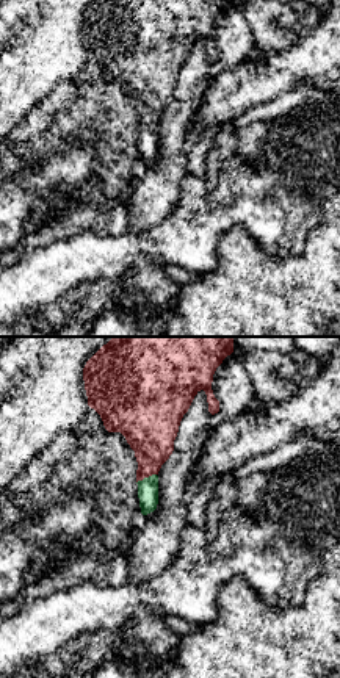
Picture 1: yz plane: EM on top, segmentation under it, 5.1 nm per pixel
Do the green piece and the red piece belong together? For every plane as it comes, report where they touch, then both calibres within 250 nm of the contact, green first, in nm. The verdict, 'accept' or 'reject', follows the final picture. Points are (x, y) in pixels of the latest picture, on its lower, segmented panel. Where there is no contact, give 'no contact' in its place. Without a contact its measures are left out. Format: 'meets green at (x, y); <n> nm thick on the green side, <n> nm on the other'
meets green at (146, 478); 110 nm thick on the green side, 260 nm on the other

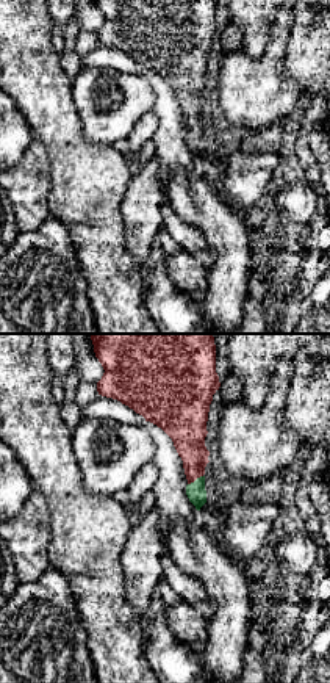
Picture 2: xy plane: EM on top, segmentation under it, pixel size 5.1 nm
meets green at (196, 480); 100 nm thick on the green side, 180 nm on the other

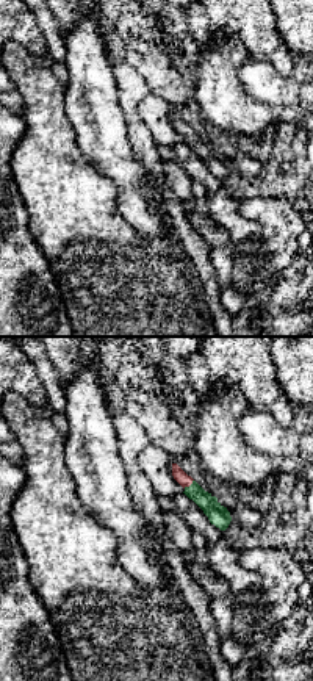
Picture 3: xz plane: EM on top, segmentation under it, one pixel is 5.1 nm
meets green at (190, 486); 110 nm thick on the green side, 70 nm on the other

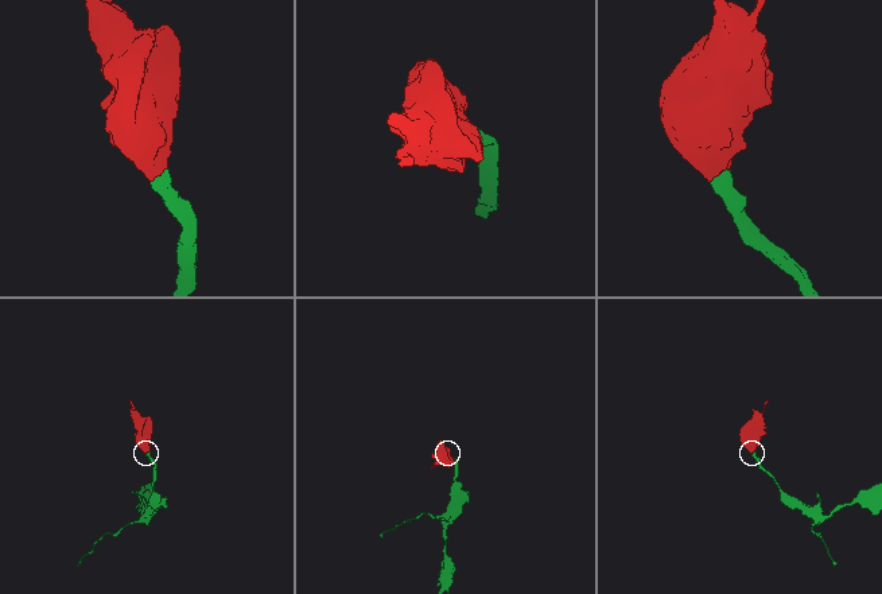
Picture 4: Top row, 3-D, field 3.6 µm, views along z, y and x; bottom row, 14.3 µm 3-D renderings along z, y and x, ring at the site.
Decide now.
accept

